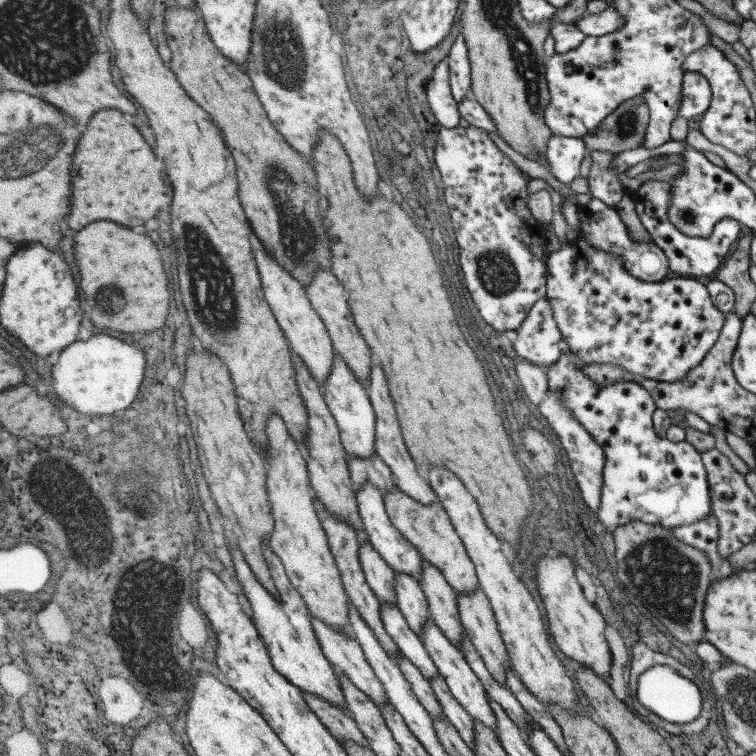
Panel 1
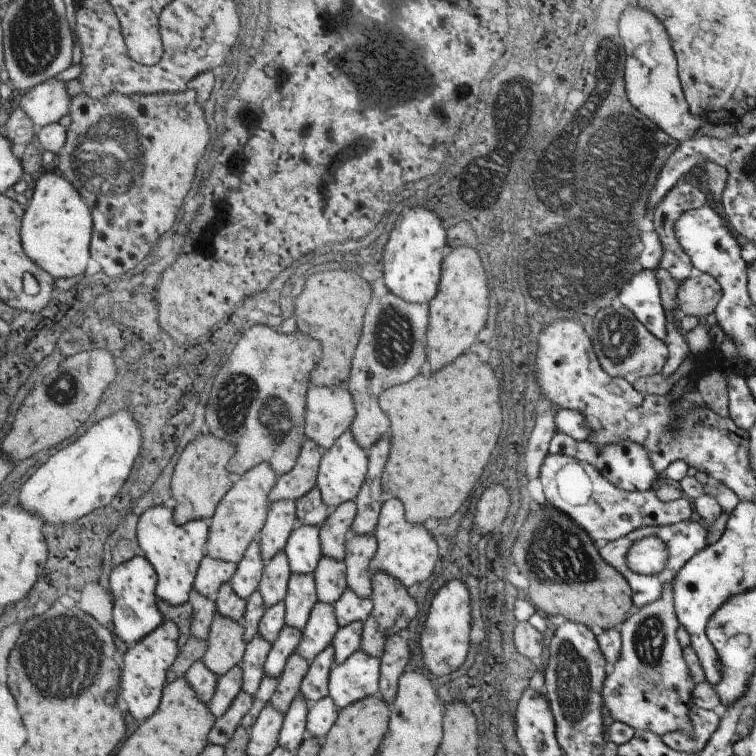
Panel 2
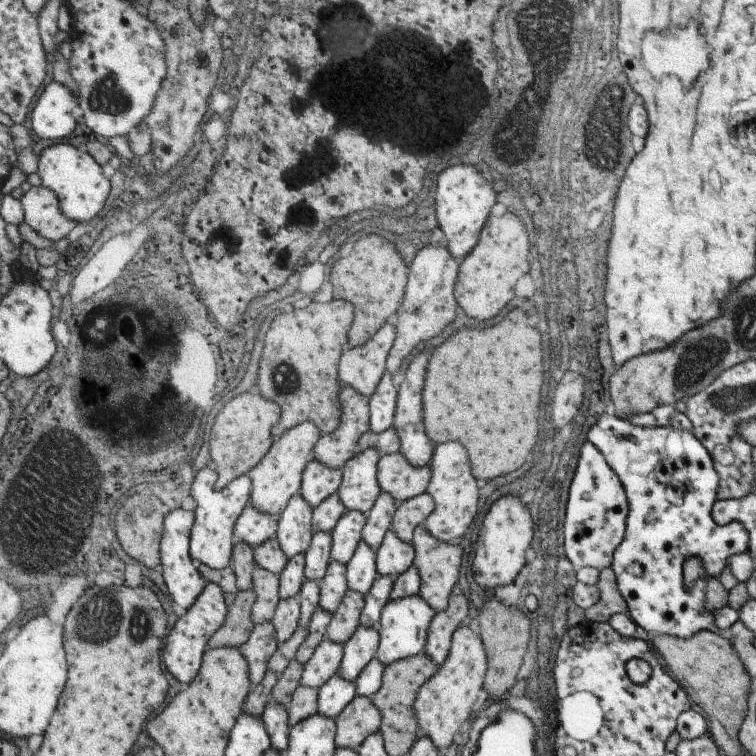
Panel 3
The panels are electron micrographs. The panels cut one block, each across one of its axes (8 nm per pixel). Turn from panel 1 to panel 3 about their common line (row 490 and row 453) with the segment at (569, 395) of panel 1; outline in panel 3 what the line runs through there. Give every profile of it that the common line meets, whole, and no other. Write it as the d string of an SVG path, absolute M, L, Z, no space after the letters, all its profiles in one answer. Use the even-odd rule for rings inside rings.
M601 414L597 416L595 424L589 428L587 432L587 442L593 444L599 454L603 456L605 464L611 468L611 472L617 476L625 496L627 496L627 504L629 504L629 514L627 514L627 520L625 520L625 534L623 534L623 540L619 542L619 546L615 546L613 554L611 554L611 572L615 574L615 584L617 584L617 592L621 594L621 598L625 600L627 604L627 612L629 612L629 618L635 626L643 628L643 630L661 630L661 632L667 632L671 638L687 638L687 636L693 636L697 634L699 630L707 630L707 632L713 632L713 634L723 634L721 630L715 628L713 624L713 614L703 610L703 600L705 600L705 580L707 576L719 576L723 572L723 568L727 566L727 558L733 556L733 554L747 554L747 530L739 524L739 522L731 522L731 524L715 524L713 518L711 518L711 508L713 508L713 502L717 500L715 498L715 492L717 492L717 474L713 470L713 462L711 462L711 456L707 454L707 450L703 448L703 444L699 444L699 440L687 432L687 430L679 430L679 428L673 428L673 426L655 426L655 428L643 428L643 426L633 426L629 420L619 420L615 416L607 416L607 414ZM687 558L699 558L701 566L703 566L703 574L699 576L699 580L693 582L691 588L685 588L683 584L683 562Z

